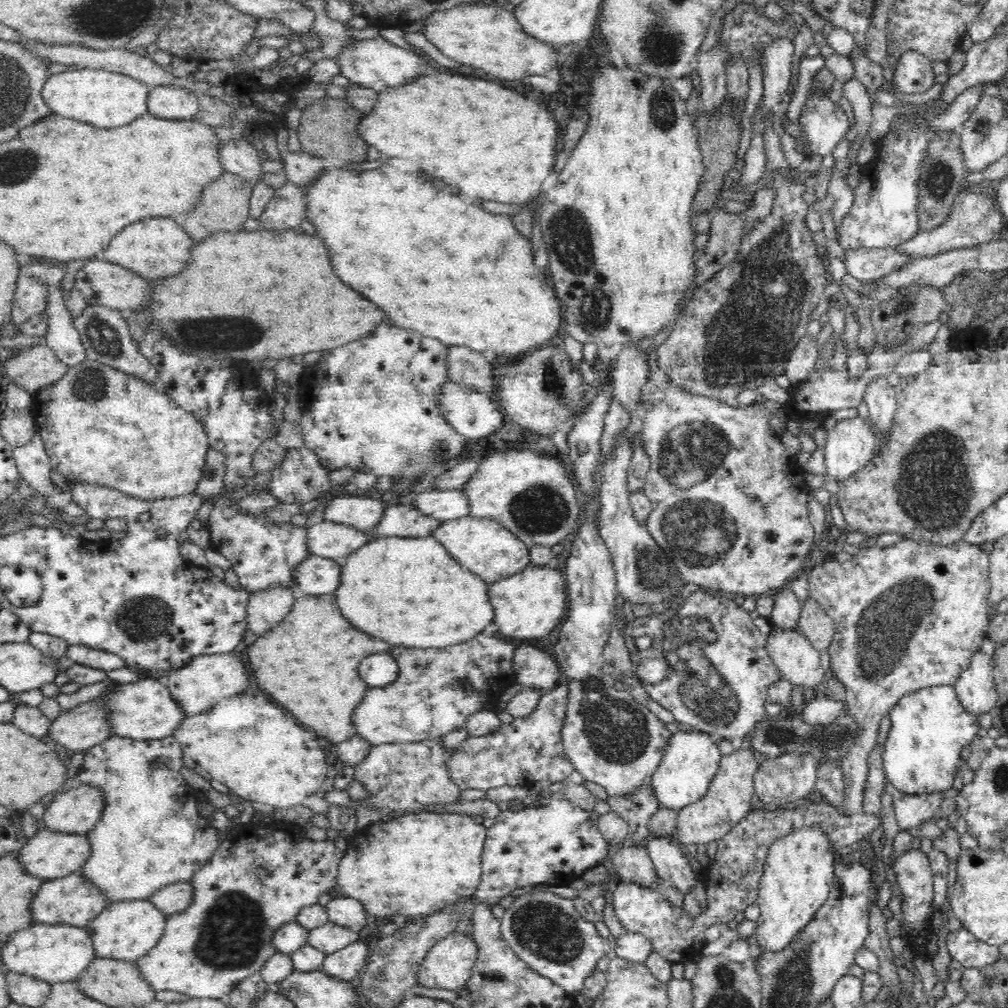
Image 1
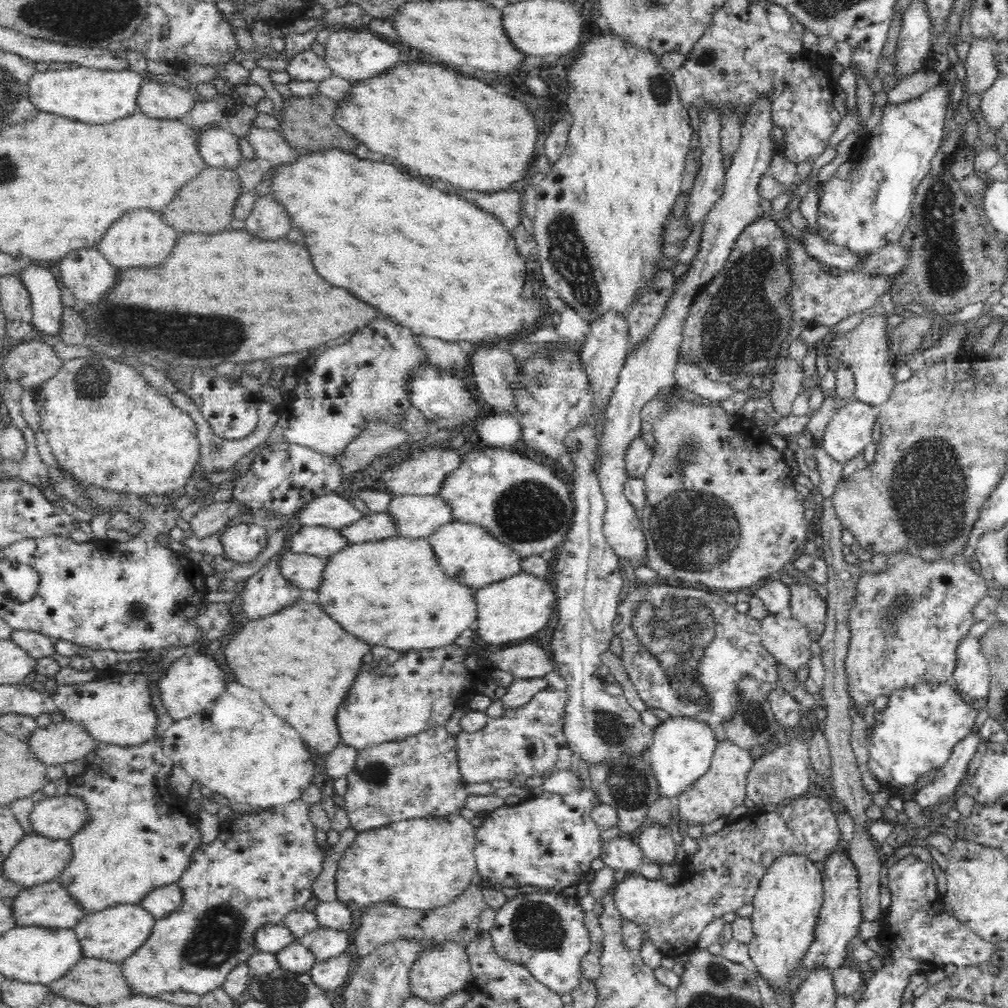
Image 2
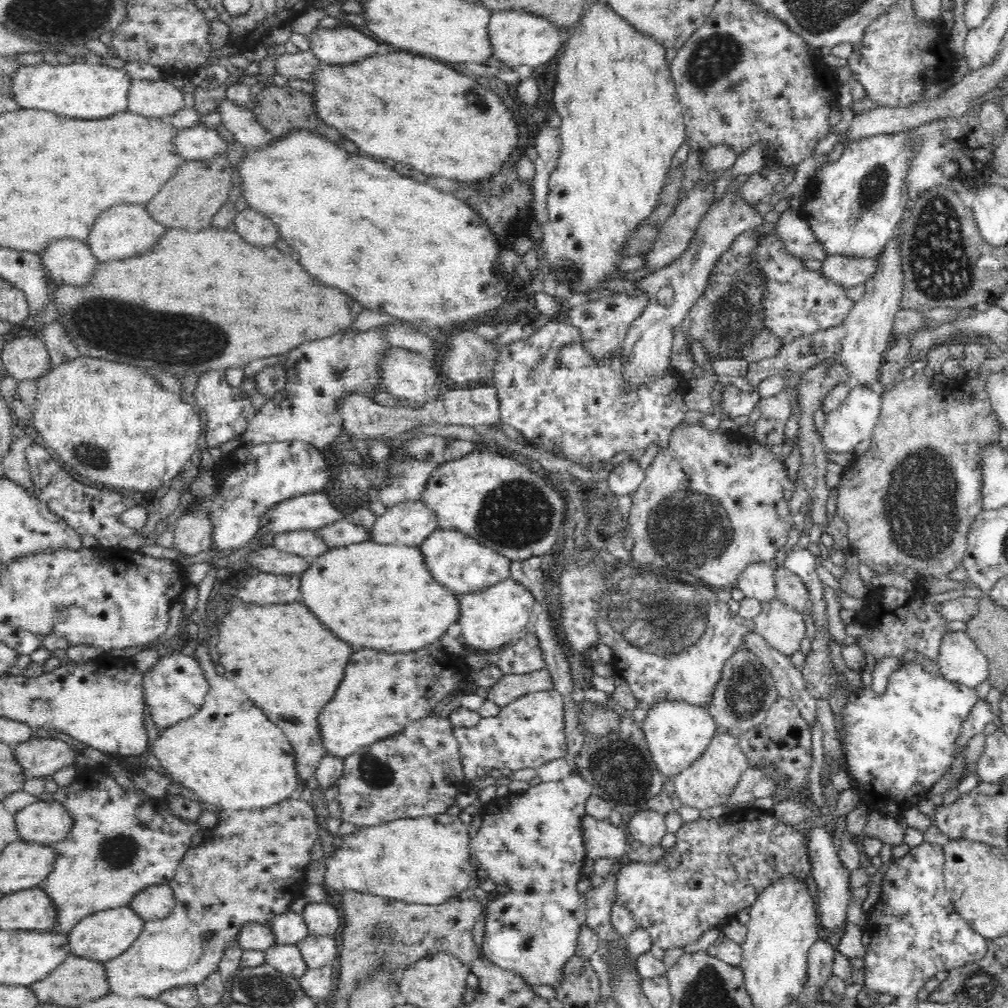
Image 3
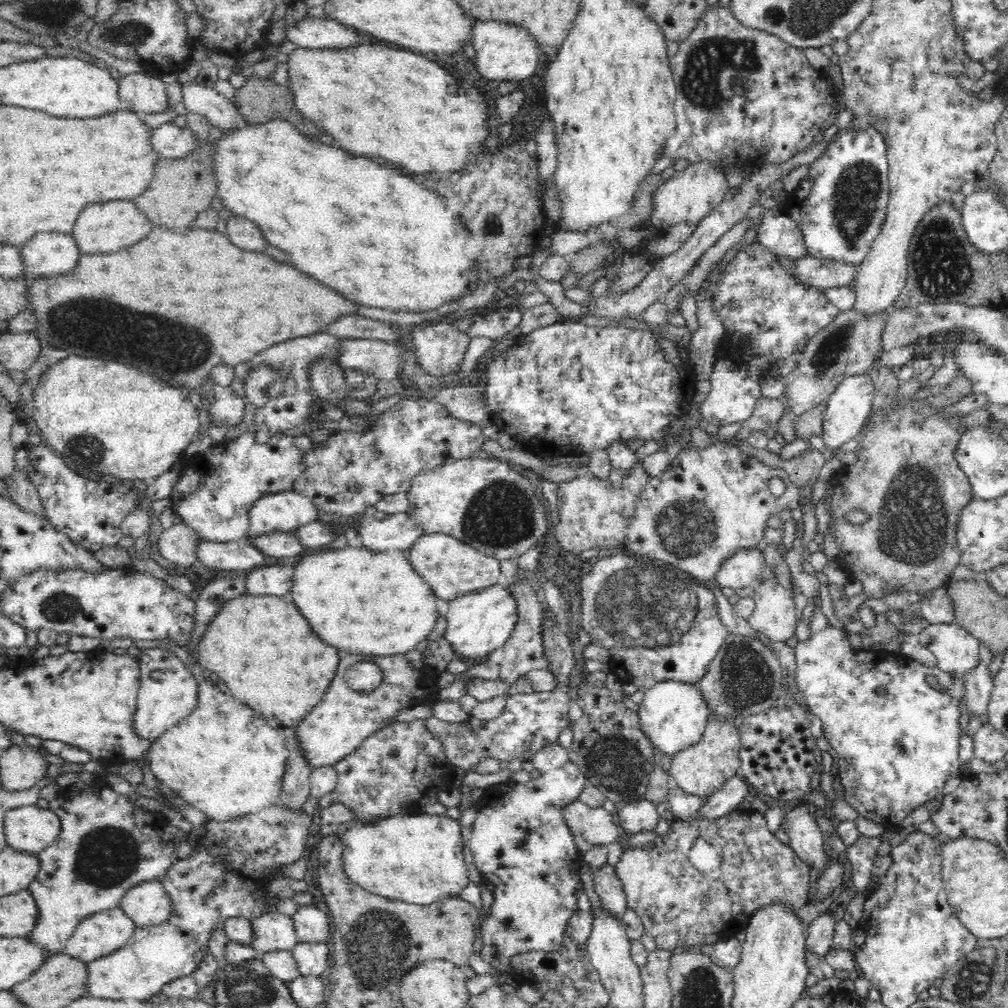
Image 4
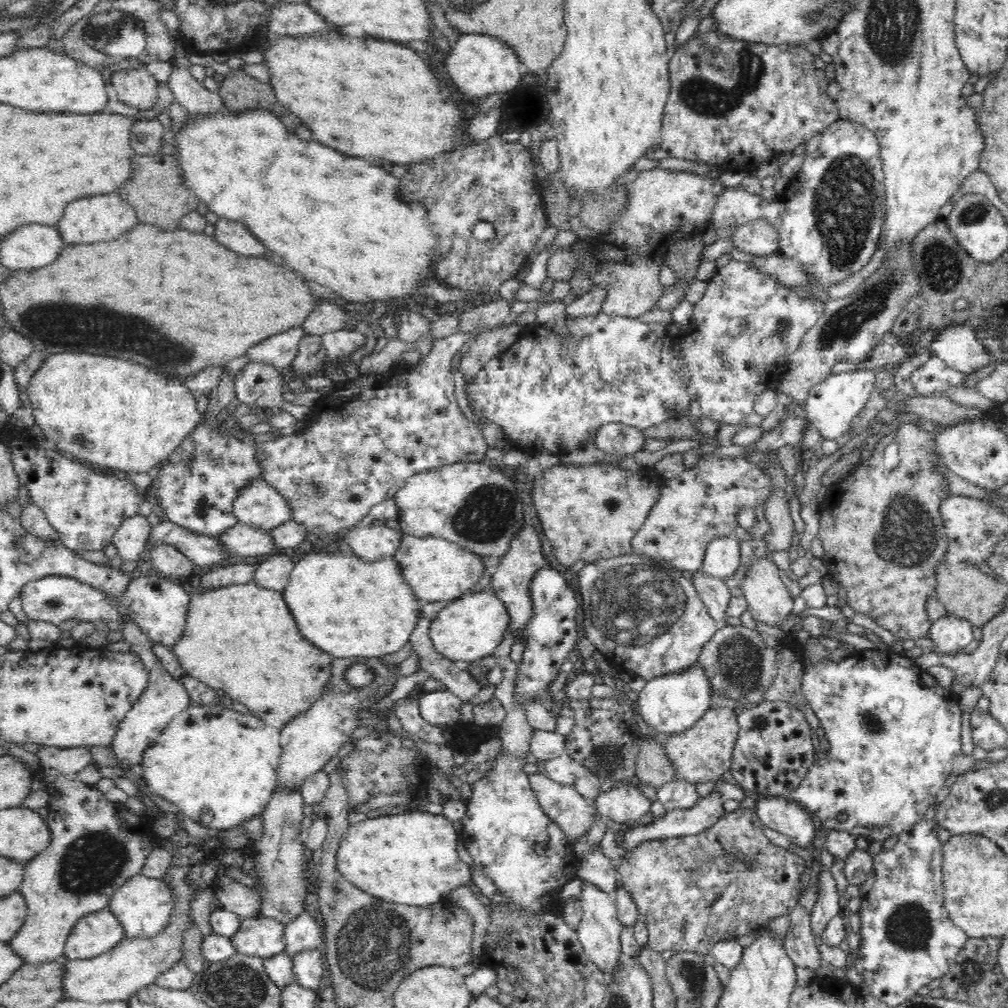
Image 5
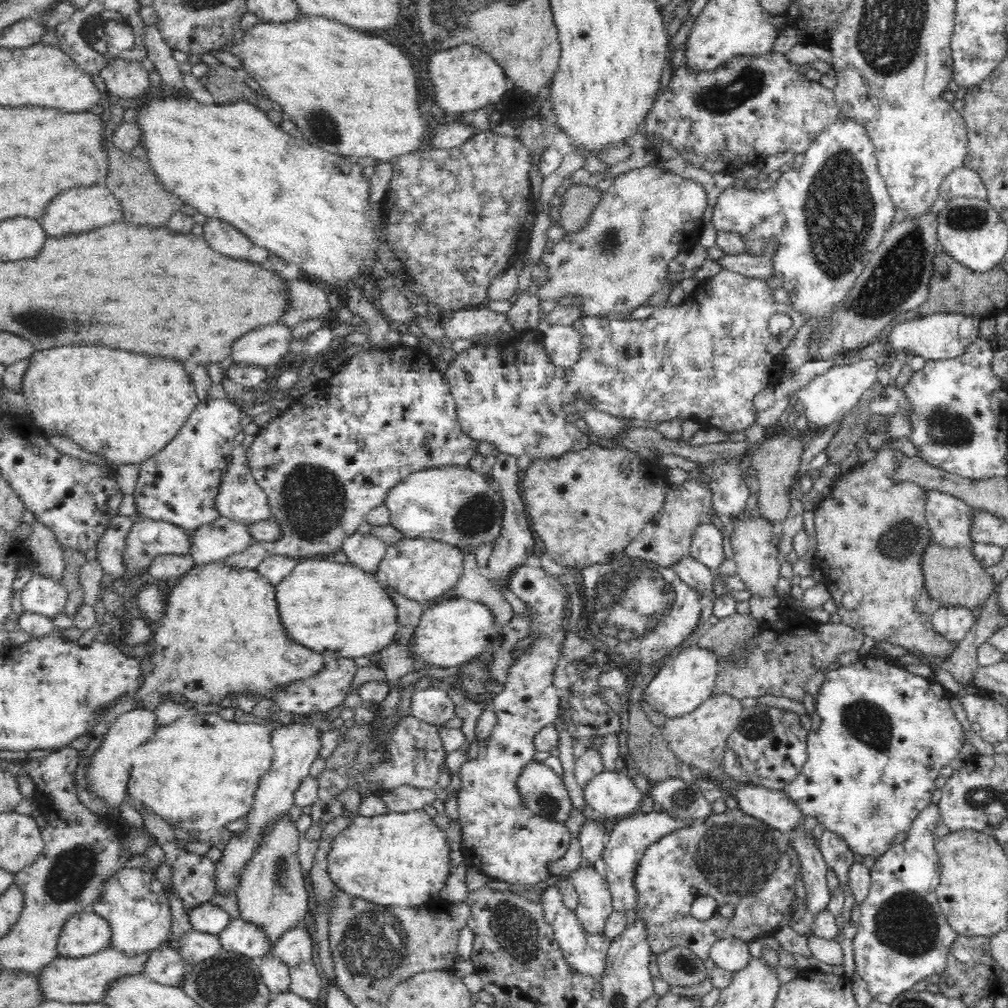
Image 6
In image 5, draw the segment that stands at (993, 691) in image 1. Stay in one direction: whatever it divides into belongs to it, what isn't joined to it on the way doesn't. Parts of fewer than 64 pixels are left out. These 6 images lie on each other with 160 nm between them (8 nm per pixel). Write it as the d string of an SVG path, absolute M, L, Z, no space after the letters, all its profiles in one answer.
M944 616L931 623L928 638L934 643L931 652L954 656L974 641L972 623L954 616Z

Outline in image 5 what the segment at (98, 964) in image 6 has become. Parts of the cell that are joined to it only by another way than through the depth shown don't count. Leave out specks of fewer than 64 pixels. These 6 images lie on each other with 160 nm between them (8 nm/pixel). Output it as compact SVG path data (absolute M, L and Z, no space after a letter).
M194 865L169 866L163 877L173 898L173 909L167 925L151 937L124 937L113 949L86 960L67 960L65 998L86 1002L128 1001L146 986L154 985L156 978L166 970L183 964L186 952L185 937L195 926L192 906L200 887L190 879Z

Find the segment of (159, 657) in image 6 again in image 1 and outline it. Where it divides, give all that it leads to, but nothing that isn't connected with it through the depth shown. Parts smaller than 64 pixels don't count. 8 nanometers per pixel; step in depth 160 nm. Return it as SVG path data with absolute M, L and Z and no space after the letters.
M298 594L290 615L246 652L260 686L318 736L337 745L357 733L353 717L368 692L358 676L360 662L370 654L390 650L388 642L354 628L334 598Z

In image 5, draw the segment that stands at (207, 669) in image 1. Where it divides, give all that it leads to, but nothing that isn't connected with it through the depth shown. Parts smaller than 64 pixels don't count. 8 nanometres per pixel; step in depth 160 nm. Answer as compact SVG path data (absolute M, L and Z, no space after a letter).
M128 622L128 624L122 624L121 628L124 639L130 644L130 651L137 655L148 673L147 687L143 690L142 696L138 697L129 714L122 719L112 746L114 756L120 762L119 766L126 768L140 764L143 752L158 740L162 730L176 719L178 714L189 708L192 702L186 686L174 678L173 674L168 674L168 670L154 651L153 642L140 632L138 626Z

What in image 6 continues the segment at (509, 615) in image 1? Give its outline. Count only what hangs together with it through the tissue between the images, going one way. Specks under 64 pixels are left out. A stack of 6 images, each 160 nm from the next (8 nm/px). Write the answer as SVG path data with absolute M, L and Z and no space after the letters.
M454 598L425 608L415 640L410 641L414 660L422 659L430 666L441 668L459 667L471 662L482 654L492 652L490 628L494 622L494 614L485 603L466 598Z

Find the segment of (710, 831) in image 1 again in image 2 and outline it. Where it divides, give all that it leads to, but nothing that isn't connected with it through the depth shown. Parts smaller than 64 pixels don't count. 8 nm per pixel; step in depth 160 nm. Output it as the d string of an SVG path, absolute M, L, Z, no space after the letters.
M728 739L718 741L708 772L698 778L688 792L676 799L677 820L686 822L689 831L693 831L697 826L708 826L718 818L727 818L730 812L742 806L747 798L747 778L753 764L754 759L749 750L736 746Z

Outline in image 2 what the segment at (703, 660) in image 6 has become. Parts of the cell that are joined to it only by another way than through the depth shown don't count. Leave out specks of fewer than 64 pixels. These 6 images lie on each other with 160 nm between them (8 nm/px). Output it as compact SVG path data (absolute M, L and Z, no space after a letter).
M669 718L654 727L654 740L649 748L649 758L652 774L659 786L659 796L669 797L676 802L678 797L688 792L694 782L708 772L717 744L710 726L694 719Z

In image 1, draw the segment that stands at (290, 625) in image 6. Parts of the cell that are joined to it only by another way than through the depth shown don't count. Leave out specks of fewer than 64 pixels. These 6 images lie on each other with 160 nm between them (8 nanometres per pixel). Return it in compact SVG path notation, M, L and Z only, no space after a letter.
M433 535L427 537L381 536L341 560L342 585L332 596L338 607L360 630L390 642L392 646L447 648L470 641L495 623L490 584L474 571L461 566L457 558Z

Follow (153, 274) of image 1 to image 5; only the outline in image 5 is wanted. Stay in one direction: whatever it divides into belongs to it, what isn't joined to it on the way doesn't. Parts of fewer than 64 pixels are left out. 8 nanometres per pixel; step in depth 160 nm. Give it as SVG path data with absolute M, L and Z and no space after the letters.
M118 193L86 197L66 208L64 218L56 226L67 245L100 244L112 242L128 234L140 224L136 209L130 206Z

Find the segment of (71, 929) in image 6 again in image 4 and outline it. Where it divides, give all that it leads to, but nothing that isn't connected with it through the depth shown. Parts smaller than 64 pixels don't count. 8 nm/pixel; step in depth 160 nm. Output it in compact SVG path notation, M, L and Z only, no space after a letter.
M122 907L101 910L79 923L62 952L87 963L94 962L122 948L137 927Z

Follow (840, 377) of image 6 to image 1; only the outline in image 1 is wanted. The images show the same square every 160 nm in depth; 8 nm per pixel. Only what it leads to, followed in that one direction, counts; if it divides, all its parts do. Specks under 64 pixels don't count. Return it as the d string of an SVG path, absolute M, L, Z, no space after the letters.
M857 415L840 420L827 432L825 445L827 470L822 474L820 482L838 482L852 478L860 470L864 470L870 464L870 461L877 459L877 457L874 457L874 448L876 448L876 436L868 419Z

